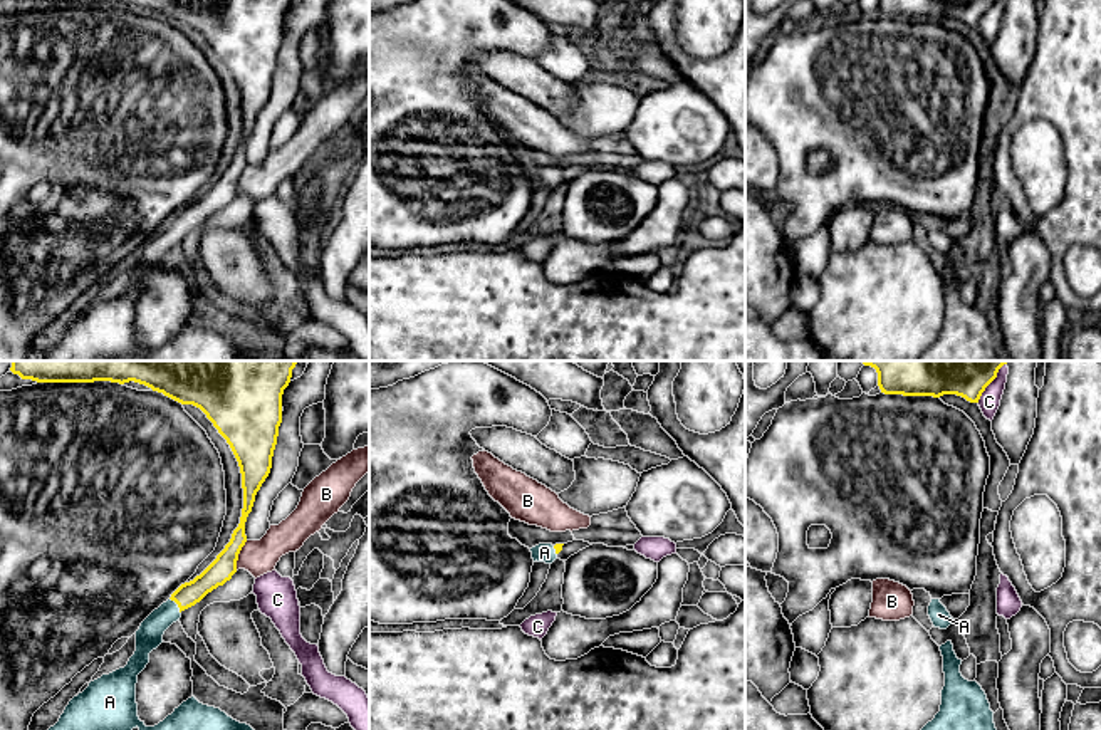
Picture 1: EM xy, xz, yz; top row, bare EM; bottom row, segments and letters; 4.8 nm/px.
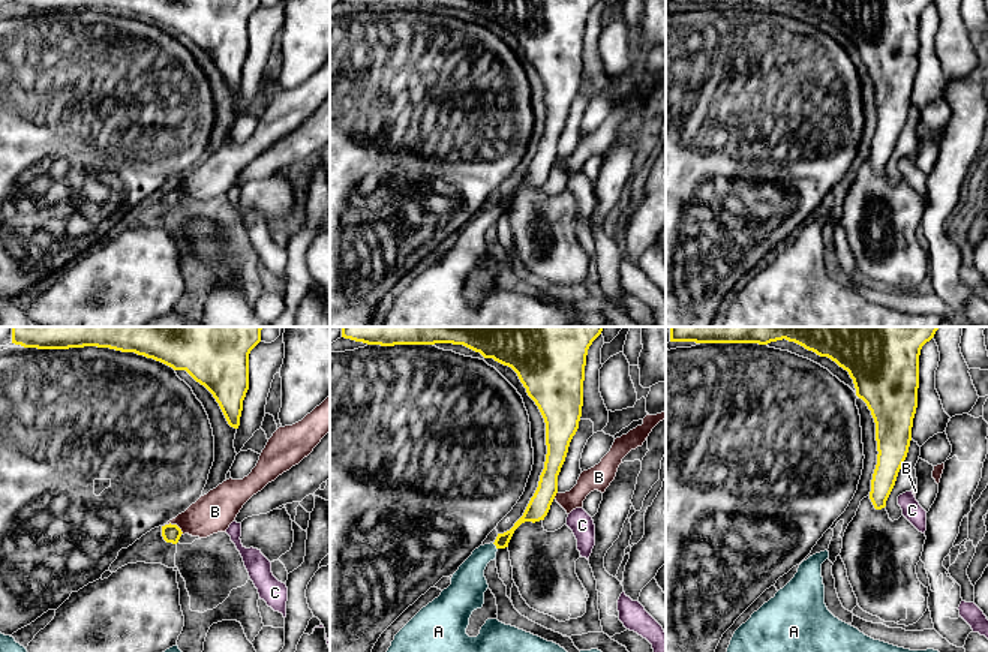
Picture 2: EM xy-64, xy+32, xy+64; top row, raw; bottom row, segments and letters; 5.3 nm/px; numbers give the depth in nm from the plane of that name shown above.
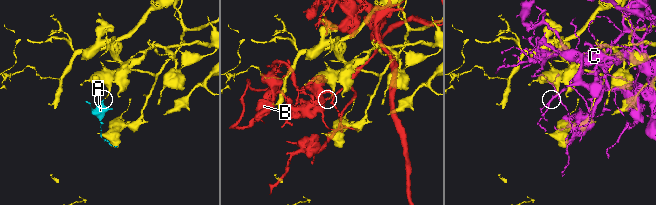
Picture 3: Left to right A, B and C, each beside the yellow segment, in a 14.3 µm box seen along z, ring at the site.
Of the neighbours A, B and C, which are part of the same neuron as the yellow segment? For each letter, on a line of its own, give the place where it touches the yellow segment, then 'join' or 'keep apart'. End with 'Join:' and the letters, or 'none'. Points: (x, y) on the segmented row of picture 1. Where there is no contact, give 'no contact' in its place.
A: xy (178, 606) | join
B: xy (237, 556) | keep apart
C: yz (991, 381) | keep apart
Join: A

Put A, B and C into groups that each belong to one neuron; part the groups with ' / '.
A / B / C

